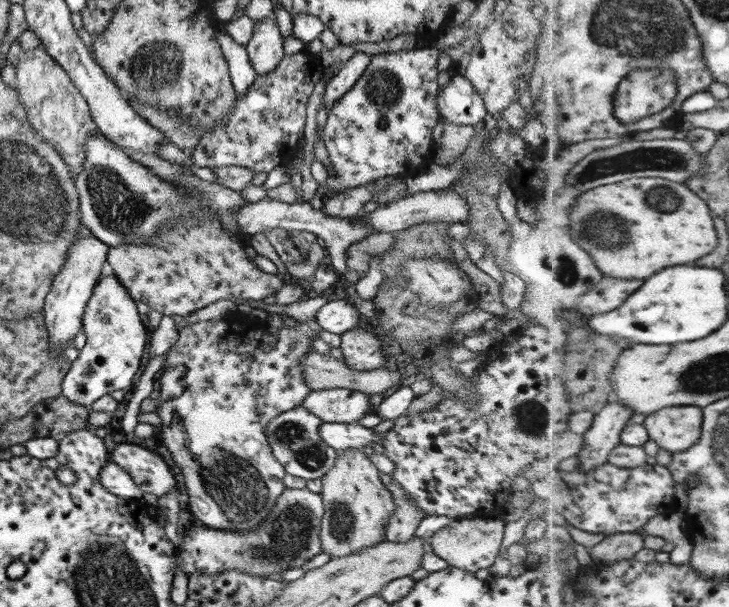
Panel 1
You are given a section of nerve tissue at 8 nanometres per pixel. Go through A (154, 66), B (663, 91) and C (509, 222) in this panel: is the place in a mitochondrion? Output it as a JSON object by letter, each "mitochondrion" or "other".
{"A":"mitochondrion","B":"other","C":"other"}

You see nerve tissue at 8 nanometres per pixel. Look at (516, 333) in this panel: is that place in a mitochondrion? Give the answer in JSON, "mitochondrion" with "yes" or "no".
{"mitochondrion":"no"}

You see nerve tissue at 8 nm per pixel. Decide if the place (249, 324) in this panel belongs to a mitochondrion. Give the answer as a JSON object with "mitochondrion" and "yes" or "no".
{"mitochondrion":"no"}

